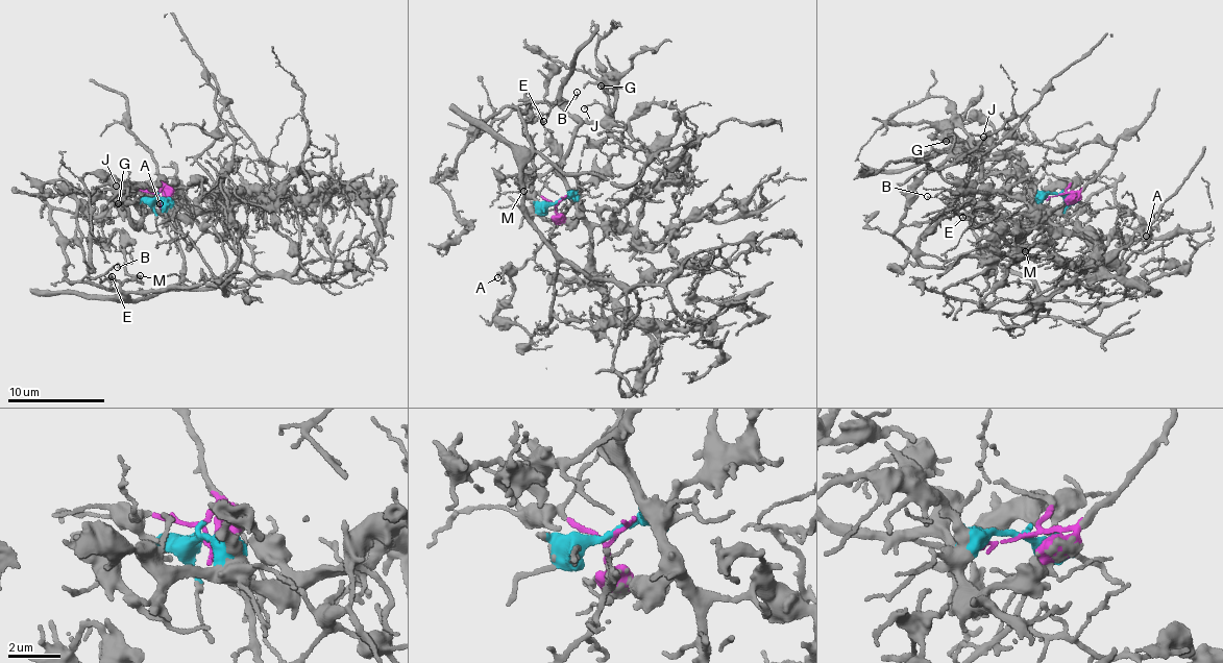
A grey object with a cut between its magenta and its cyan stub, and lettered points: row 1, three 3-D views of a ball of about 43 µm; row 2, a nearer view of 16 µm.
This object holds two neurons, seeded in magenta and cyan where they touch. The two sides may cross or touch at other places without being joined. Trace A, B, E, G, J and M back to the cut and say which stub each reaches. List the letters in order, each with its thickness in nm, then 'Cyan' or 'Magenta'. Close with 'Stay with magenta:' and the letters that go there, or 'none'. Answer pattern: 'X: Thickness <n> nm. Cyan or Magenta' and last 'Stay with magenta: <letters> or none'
A: Thickness 160 nm. Magenta
B: Thickness 70 nm. Magenta
E: Thickness 140 nm. Magenta
G: Thickness 110 nm. Cyan
J: Thickness 120 nm. Cyan
M: Thickness 90 nm. Magenta
Stay with magenta: A, B, E, M

